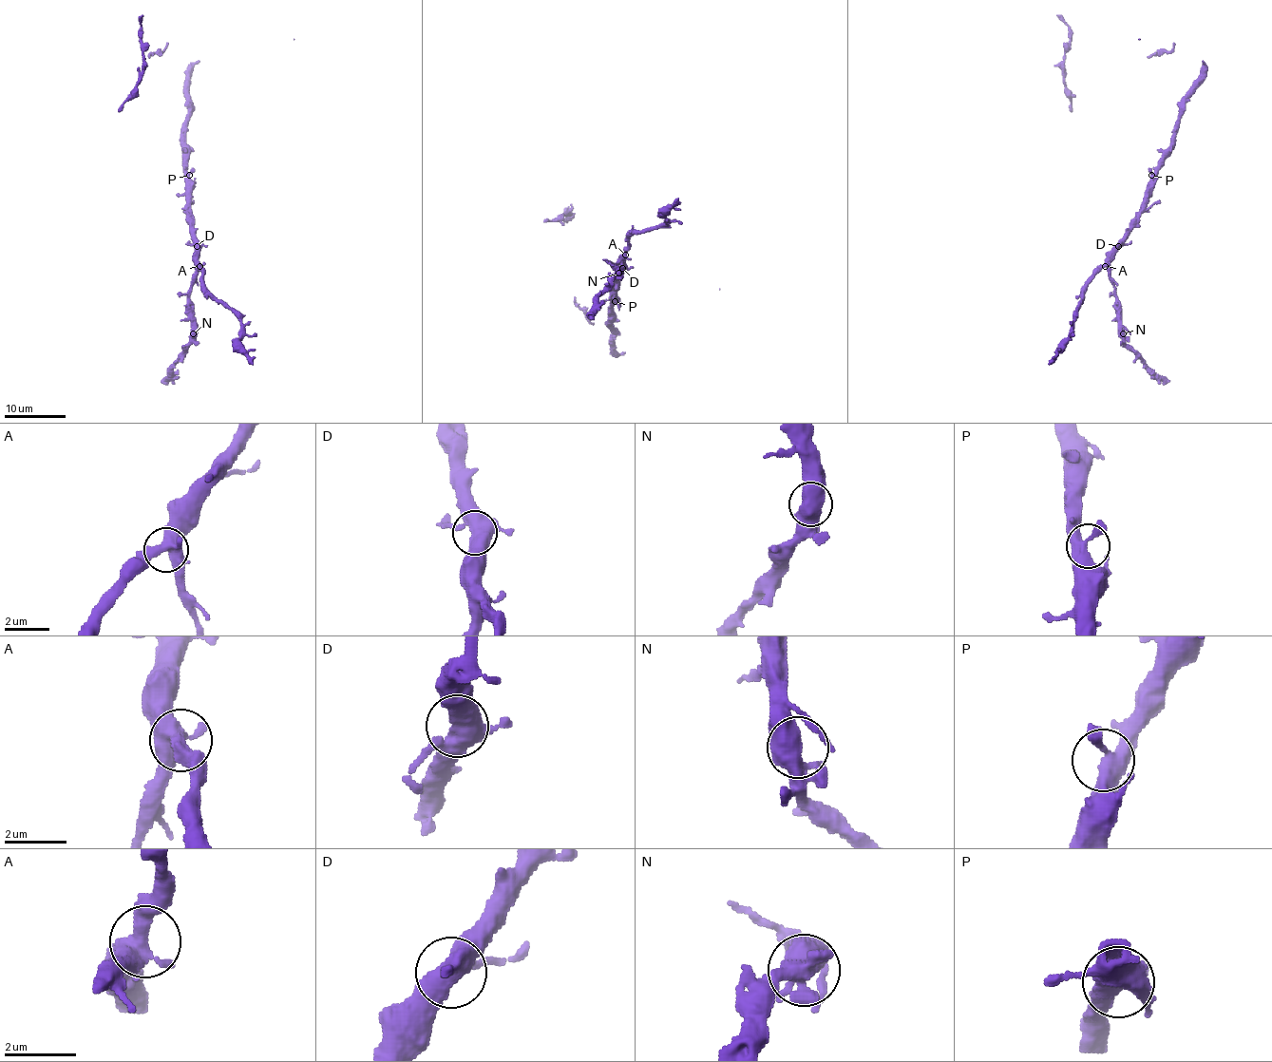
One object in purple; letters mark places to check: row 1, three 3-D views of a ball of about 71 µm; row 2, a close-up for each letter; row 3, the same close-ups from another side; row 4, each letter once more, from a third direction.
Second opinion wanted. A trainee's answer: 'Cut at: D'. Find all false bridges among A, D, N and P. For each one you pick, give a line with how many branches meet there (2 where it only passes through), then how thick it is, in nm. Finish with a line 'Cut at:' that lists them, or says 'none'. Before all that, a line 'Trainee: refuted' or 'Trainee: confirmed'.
Trainee: refuted
Cut at: none

